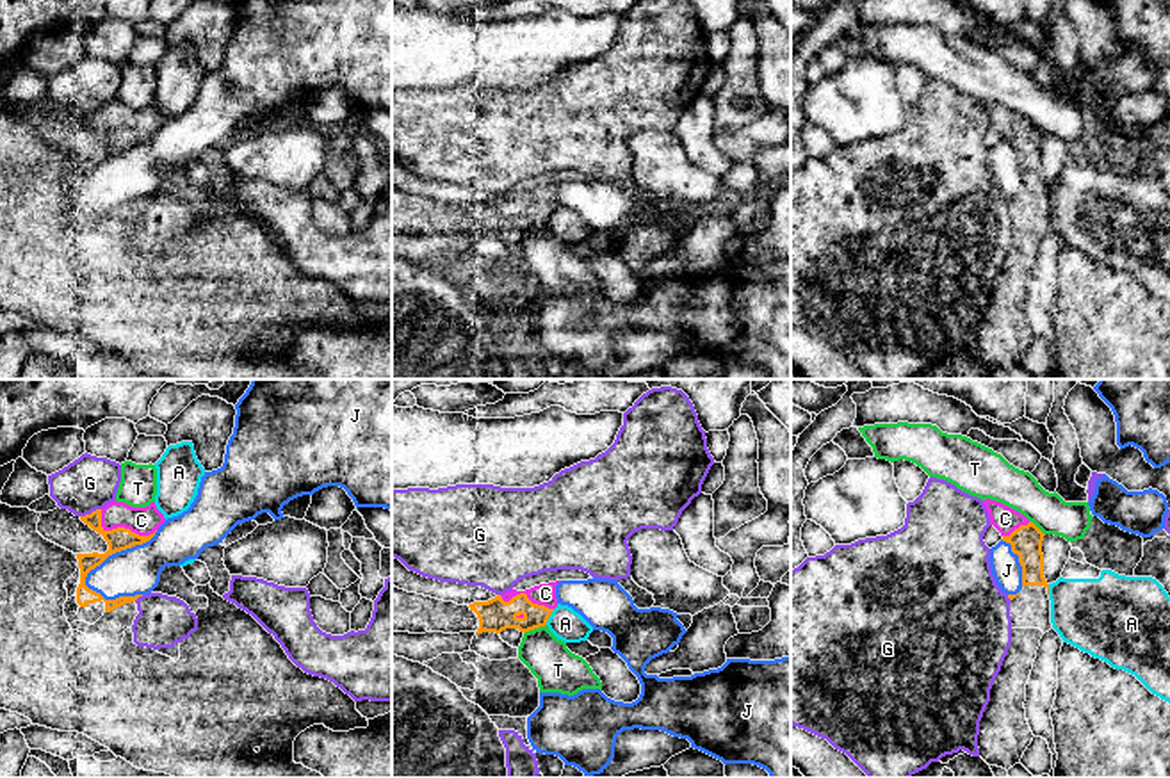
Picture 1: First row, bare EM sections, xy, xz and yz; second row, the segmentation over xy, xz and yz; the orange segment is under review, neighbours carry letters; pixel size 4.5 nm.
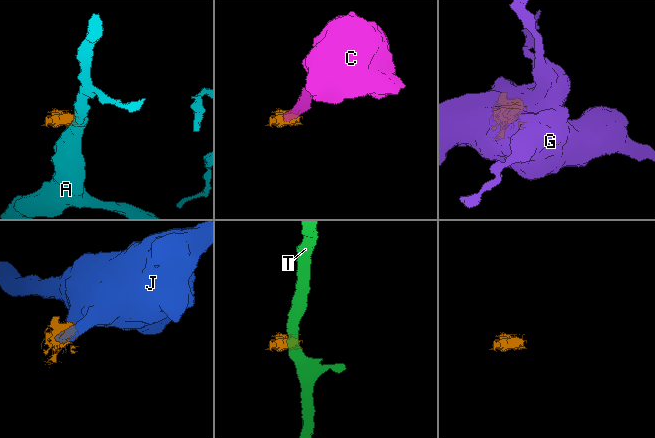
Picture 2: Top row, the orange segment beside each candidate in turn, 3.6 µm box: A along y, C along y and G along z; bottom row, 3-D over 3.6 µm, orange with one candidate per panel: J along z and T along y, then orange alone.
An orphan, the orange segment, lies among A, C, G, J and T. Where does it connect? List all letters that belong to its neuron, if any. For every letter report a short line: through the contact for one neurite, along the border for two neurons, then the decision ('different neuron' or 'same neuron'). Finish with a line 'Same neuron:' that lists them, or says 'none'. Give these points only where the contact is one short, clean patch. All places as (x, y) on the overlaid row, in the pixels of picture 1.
A: different neuron
C: line xy (120, 538), (121, 527), (136, 526), (141, 520); same neuron
G: different neuron
J: line xy (157, 531), (141, 543), (109, 554), (88, 574), (84, 584); different neuron
T: line xz (545, 624), (524, 634); different neuron
Same neuron: C

